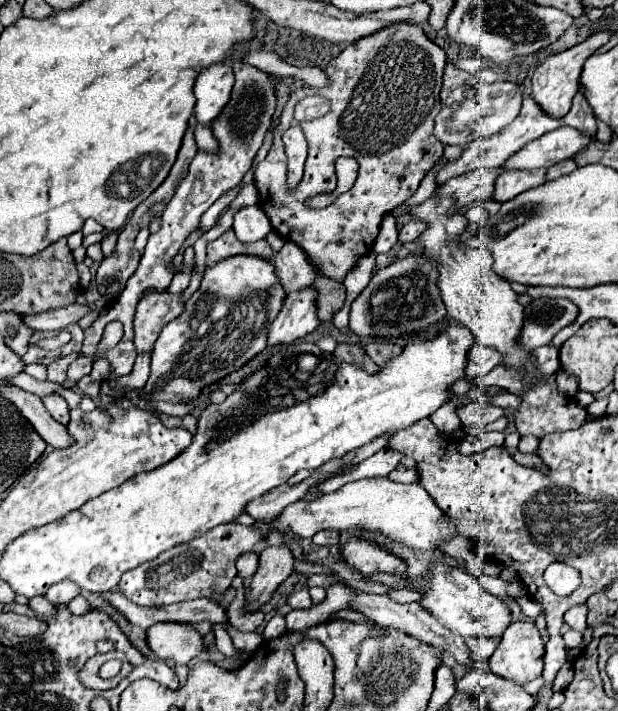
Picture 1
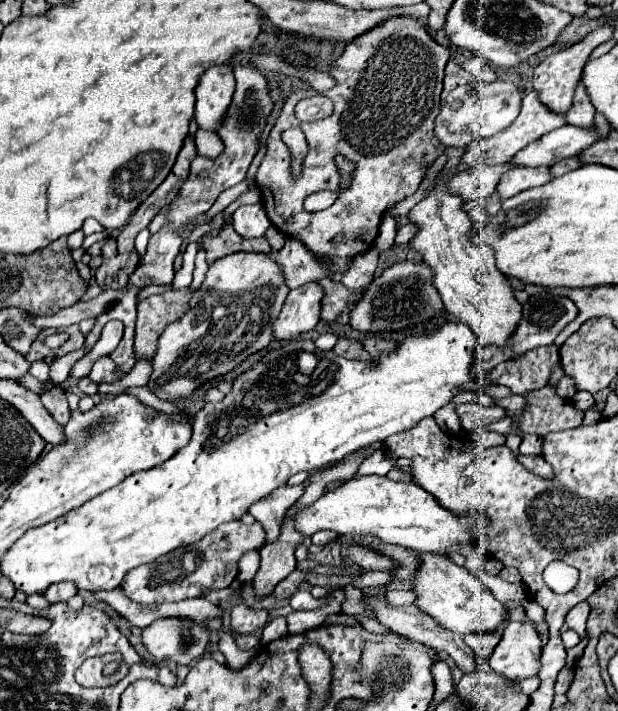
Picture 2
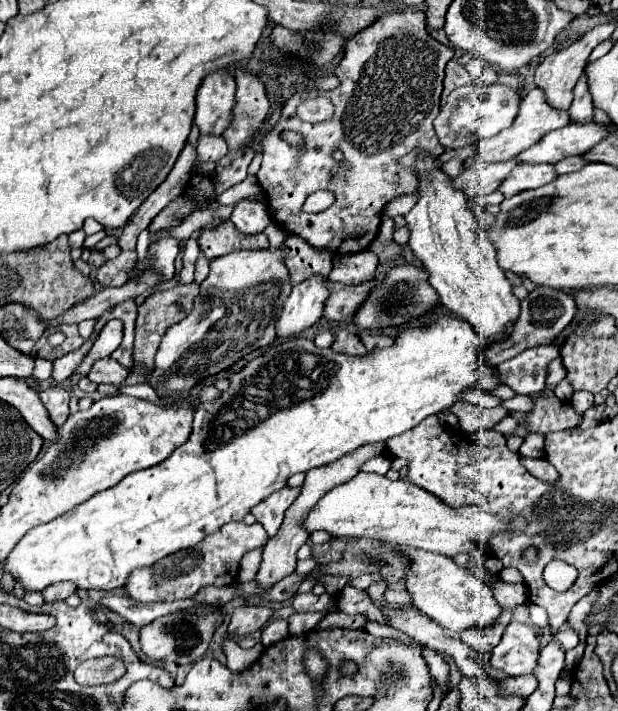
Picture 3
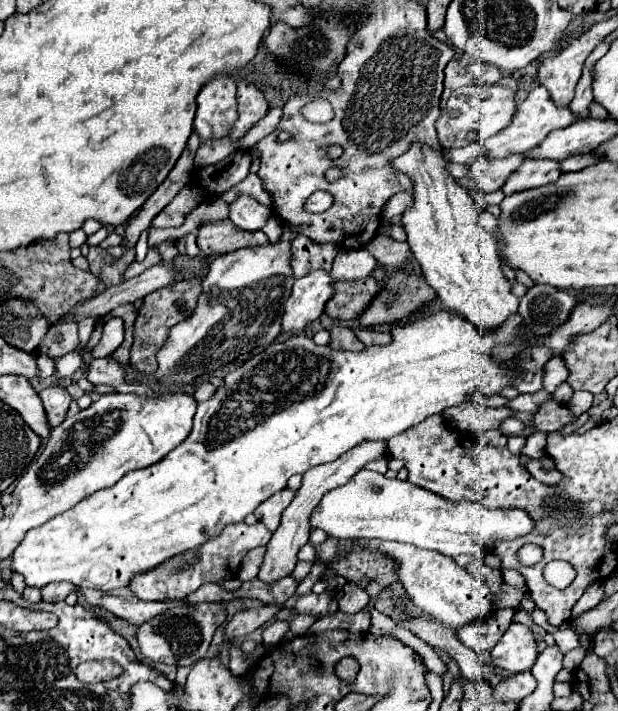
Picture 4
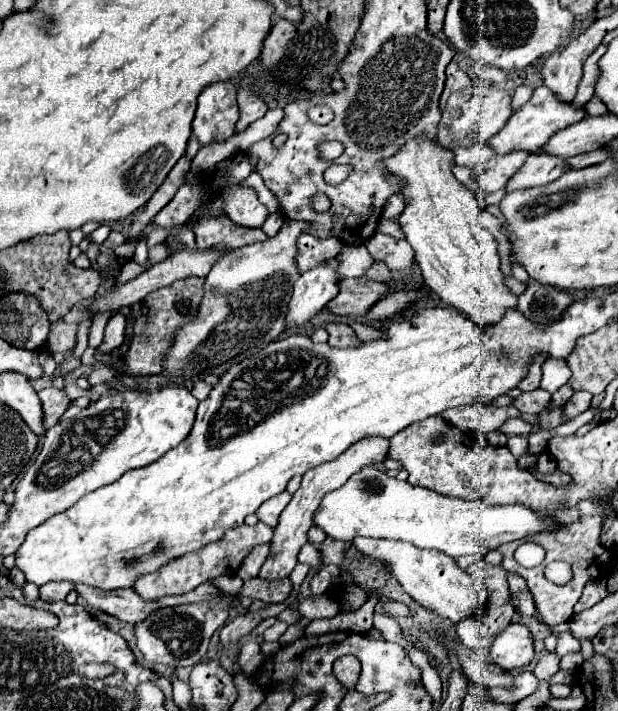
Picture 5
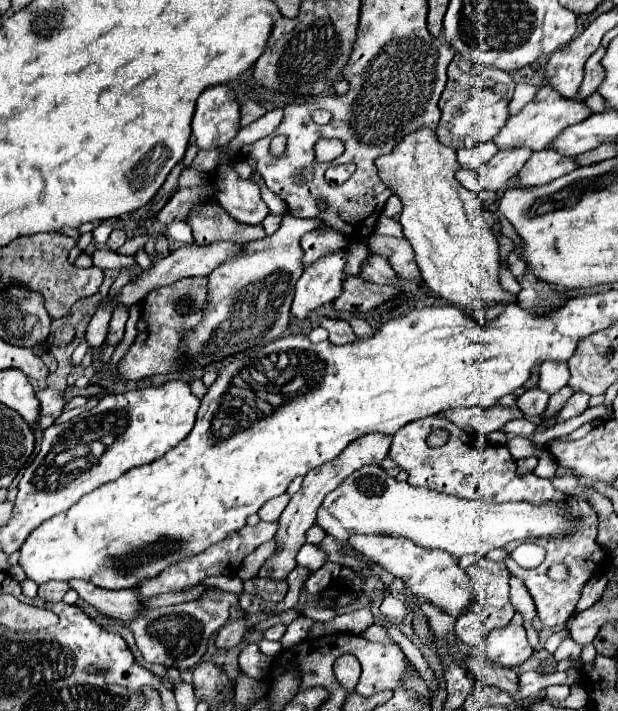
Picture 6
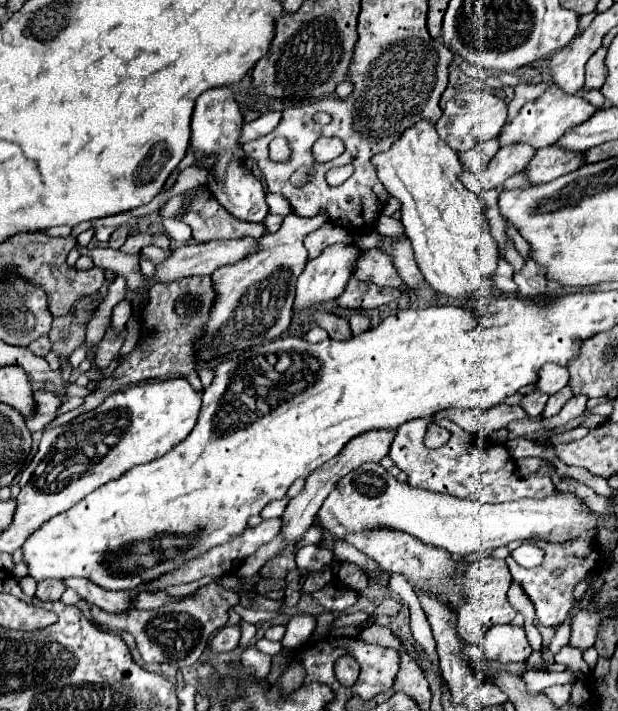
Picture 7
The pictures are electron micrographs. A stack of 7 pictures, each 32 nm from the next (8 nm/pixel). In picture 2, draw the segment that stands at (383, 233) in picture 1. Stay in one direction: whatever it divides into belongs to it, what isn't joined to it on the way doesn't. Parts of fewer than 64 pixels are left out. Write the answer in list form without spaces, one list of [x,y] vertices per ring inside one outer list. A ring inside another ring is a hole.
[[[386,214],[380,224],[380,234],[376,238],[376,246],[382,250],[384,250],[384,246],[392,246],[394,236],[396,236],[396,220],[390,214]]]

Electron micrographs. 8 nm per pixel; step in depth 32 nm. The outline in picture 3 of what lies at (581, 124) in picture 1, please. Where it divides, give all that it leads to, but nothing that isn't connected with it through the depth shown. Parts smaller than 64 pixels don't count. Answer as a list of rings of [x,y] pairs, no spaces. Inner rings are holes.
[[[580,78],[574,88],[574,100],[568,108],[572,122],[592,120],[592,94],[588,90],[588,80]]]

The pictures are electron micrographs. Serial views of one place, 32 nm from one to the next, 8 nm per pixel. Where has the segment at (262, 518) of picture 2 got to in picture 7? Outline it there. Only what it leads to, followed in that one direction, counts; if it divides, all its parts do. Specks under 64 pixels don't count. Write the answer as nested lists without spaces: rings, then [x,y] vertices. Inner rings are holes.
[[[284,496],[282,500],[274,500],[274,504],[270,504],[270,506],[266,506],[264,510],[262,510],[262,518],[264,520],[270,520],[270,518],[276,518],[276,516],[280,516],[284,510],[286,510],[286,506],[288,506],[288,496]]]

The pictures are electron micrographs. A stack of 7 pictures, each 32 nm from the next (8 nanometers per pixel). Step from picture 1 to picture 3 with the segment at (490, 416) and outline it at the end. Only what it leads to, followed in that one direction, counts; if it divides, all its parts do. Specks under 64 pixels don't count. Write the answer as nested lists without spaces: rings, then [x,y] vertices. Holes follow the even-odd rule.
[[[470,402],[454,404],[454,408],[450,408],[450,412],[458,418],[460,430],[464,430],[464,432],[469,434],[476,434],[476,432],[482,432],[482,430],[490,430],[504,416],[508,416],[508,410],[504,406],[482,408],[482,406],[470,404]]]

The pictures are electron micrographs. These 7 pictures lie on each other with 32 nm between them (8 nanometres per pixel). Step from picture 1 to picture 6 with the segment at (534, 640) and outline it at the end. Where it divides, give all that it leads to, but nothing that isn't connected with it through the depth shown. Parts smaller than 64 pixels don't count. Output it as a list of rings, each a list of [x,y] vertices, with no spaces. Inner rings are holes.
[[[508,624],[504,628],[494,628],[486,642],[488,660],[498,662],[502,666],[518,666],[528,660],[534,650],[528,644],[524,626]]]

